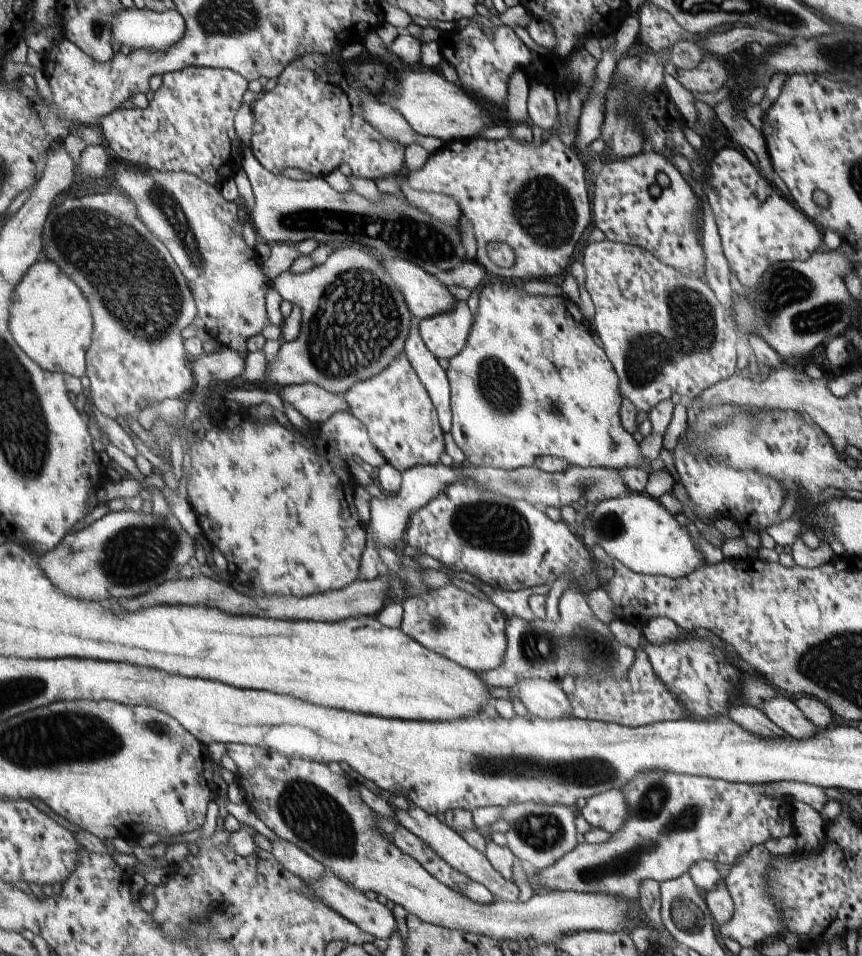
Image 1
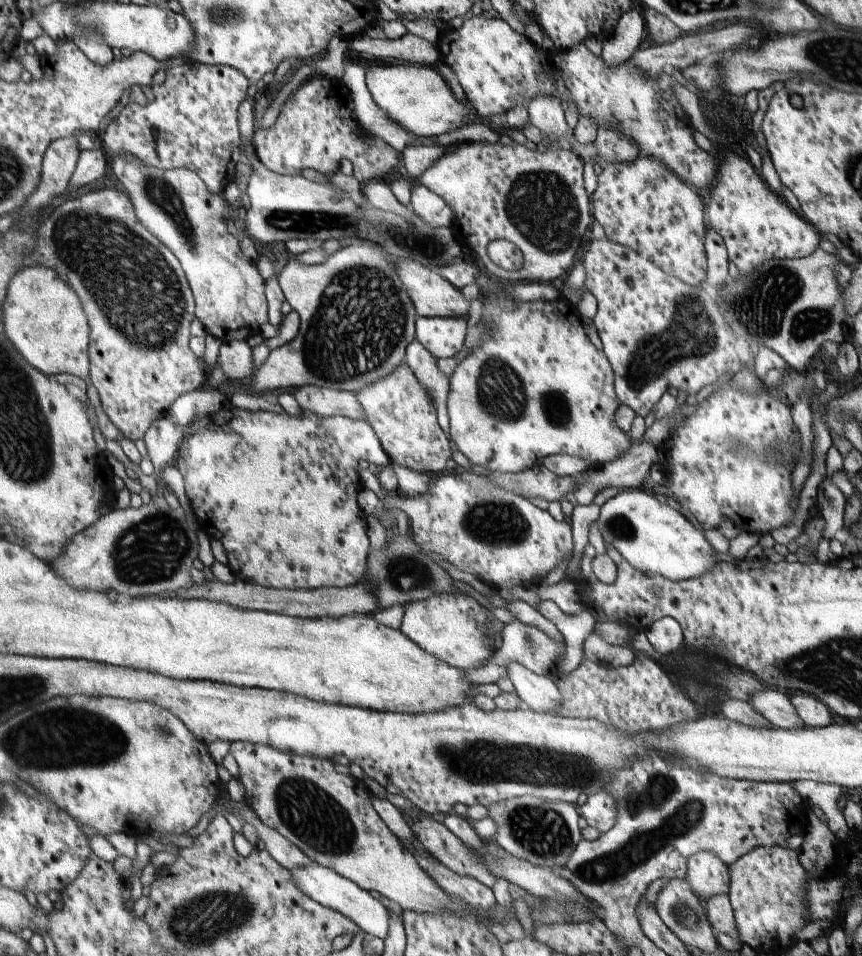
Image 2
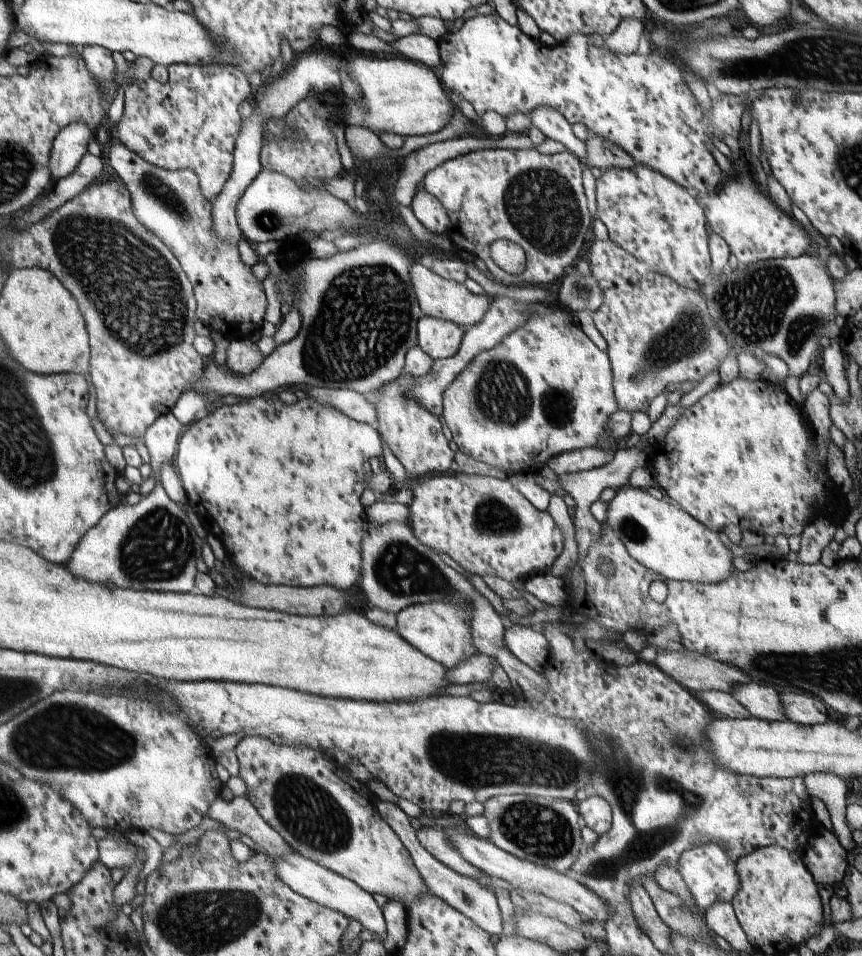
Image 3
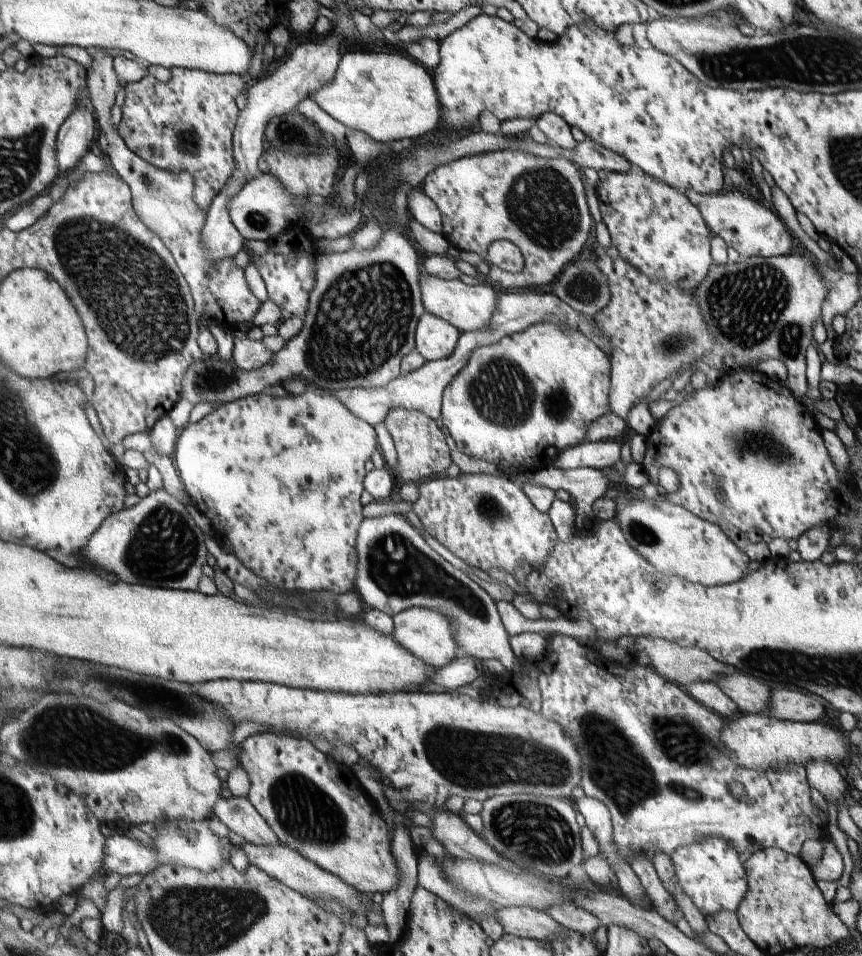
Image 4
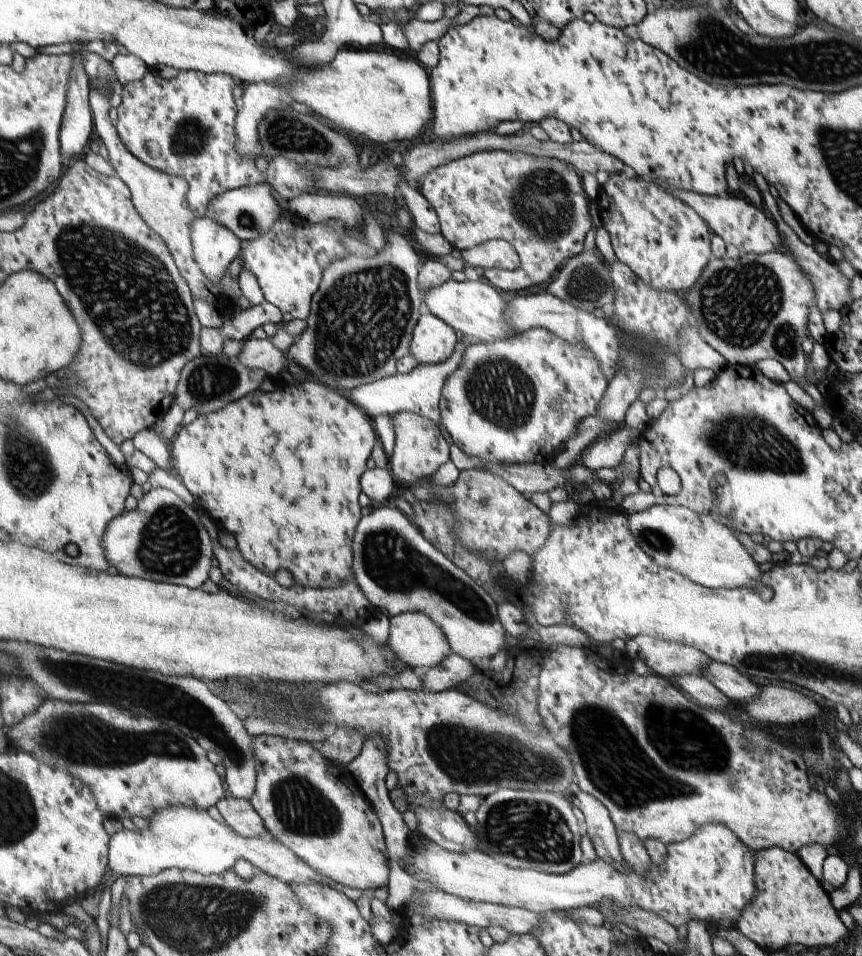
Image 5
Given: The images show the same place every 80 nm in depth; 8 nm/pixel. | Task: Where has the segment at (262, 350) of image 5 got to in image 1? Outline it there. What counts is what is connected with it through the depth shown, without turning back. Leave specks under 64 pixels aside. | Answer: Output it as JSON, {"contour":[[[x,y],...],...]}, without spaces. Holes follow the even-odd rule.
{"contour":[[[223,347],[223,352],[202,353],[194,359],[192,372],[196,387],[203,389],[210,382],[229,382],[244,372],[246,355]]]}

